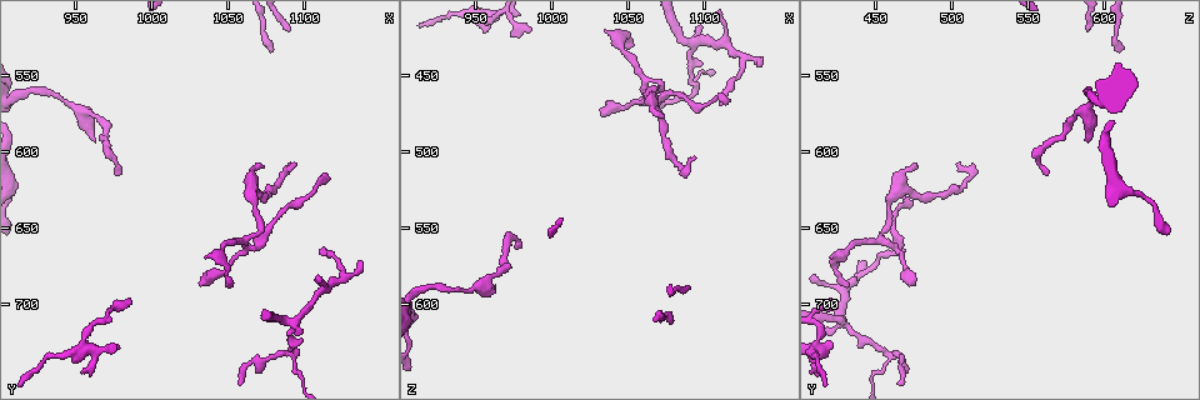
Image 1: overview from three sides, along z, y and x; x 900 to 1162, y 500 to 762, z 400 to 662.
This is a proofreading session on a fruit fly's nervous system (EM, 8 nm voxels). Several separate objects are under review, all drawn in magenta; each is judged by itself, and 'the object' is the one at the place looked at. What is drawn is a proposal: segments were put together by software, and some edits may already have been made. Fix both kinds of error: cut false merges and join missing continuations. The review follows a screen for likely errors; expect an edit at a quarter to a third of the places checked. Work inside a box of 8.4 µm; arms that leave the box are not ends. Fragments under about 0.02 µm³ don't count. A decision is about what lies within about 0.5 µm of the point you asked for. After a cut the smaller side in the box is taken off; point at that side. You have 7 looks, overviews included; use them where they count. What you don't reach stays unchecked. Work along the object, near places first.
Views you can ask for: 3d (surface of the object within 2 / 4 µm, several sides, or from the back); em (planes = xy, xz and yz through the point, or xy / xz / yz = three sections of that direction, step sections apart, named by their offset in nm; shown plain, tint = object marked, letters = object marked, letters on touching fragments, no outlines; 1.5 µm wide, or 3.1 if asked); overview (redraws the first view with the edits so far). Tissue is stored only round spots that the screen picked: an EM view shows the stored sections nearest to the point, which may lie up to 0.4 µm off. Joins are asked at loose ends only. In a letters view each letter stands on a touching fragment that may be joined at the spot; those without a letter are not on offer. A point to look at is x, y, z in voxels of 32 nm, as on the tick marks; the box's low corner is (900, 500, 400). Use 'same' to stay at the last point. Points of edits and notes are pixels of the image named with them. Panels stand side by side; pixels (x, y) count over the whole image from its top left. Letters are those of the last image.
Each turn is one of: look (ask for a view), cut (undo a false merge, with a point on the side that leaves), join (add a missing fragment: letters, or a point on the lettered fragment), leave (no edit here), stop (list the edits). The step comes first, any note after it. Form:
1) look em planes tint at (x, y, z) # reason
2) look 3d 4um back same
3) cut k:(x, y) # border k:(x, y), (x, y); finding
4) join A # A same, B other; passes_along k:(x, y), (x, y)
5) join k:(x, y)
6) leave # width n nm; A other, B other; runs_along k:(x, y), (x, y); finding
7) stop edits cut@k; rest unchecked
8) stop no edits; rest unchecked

look 3d 4um at (1052, 686, 432)

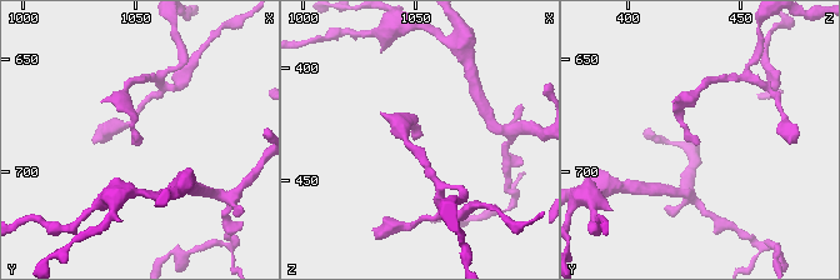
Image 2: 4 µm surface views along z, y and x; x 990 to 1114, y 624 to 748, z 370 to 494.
look em planes plain at (1053, 687, 431)

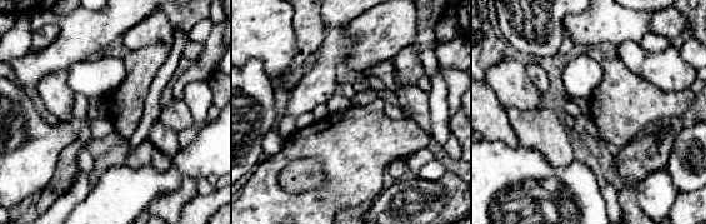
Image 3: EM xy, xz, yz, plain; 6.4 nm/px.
look em planes letters same

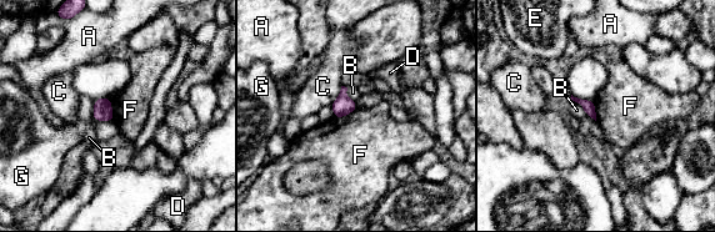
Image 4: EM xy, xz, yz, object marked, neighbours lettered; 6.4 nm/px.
leave # A other, B other, C other, D other, E other, F other, G other; border 4:(110, 100), (114, 120); none of them fits

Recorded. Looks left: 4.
look em yz step 8 letters at (1136, 672, 444) # free end

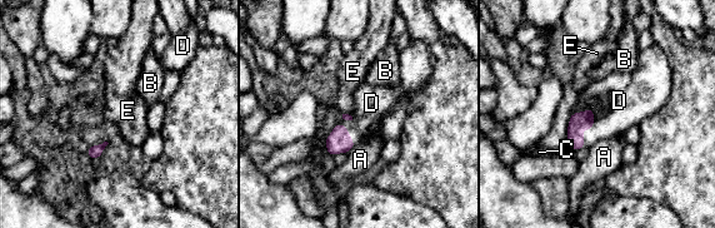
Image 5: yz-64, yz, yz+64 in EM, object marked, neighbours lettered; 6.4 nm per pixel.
look em planes letters same # cut it another way

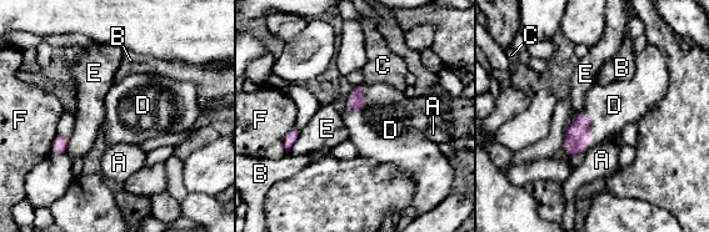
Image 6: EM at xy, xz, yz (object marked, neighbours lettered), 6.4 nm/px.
join D # A other, B other, C other, D same, E other, F other; the neuron continues

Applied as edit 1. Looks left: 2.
stop edits join@6; rest unchecked

